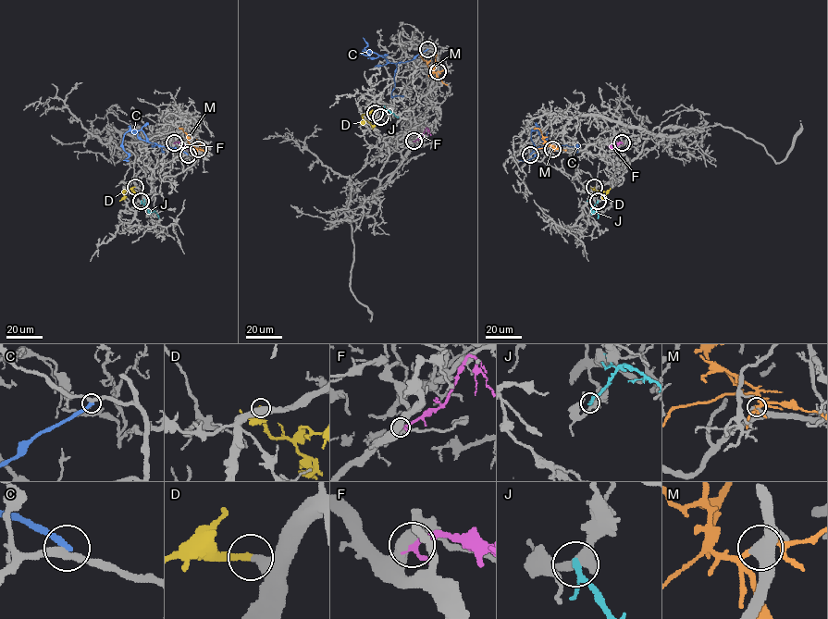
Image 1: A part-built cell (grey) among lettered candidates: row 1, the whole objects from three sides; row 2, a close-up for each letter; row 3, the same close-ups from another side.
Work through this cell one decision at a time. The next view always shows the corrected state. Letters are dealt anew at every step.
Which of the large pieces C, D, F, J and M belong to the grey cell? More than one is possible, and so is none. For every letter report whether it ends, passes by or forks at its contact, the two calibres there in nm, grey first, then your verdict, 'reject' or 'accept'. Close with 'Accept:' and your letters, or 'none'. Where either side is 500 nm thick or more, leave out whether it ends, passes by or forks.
C: it ends; calibres 280 and 320 nm; reject
D: it ends; calibres 440 and 280 nm; accept
F: calibres 550 and 200 nm; reject
J: it passes by; calibres 440 and 200 nm; reject
M: it passes by; calibres 440 and 190 nm; accept
Accept: D, M

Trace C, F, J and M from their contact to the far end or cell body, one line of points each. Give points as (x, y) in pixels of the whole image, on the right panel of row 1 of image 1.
C: (530, 154), (544, 144), (537, 129), (531, 134), (537, 153), (530, 159), (518, 160)
F: (622, 142), (609, 146), (616, 151)
J: (598, 201), (590, 210), (596, 211), (598, 218)
M: (552, 148), (544, 140), (541, 131), (534, 129)

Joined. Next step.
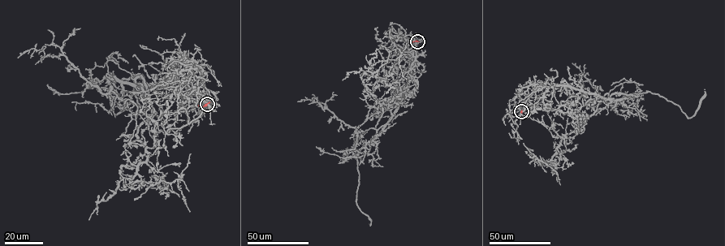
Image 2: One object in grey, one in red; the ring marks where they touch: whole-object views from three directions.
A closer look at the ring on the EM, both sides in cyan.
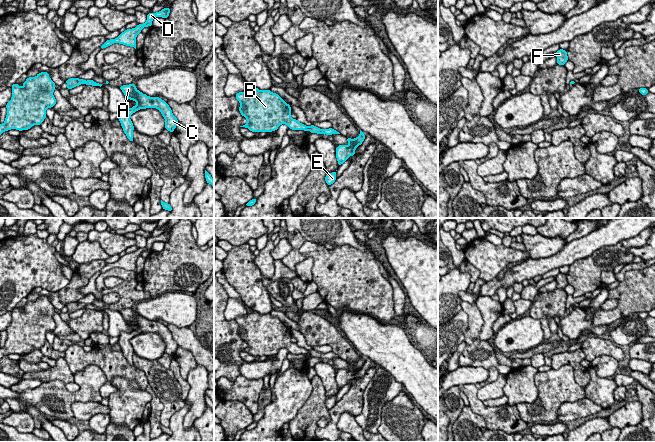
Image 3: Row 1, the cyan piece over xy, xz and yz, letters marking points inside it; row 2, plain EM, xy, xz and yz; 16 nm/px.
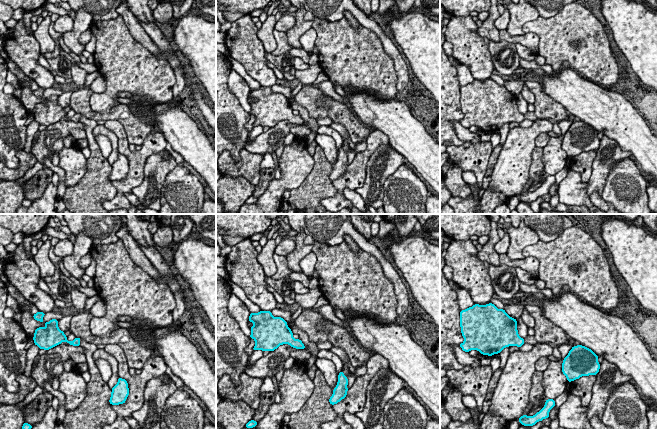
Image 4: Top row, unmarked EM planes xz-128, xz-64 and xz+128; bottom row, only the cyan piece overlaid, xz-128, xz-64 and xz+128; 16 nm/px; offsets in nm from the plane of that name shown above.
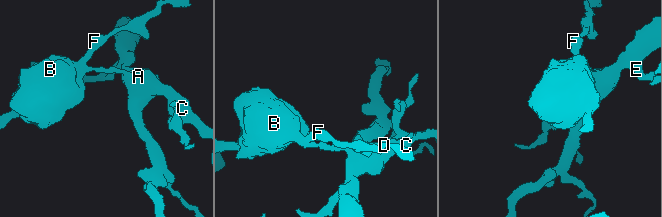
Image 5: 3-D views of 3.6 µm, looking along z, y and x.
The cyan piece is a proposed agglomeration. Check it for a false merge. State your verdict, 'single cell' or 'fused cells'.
fused cells

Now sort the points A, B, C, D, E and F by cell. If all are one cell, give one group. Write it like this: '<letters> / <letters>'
A C E / B D F

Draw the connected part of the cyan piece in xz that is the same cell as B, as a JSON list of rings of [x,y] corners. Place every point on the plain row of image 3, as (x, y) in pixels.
[[[252,311],[244,316],[238,316],[235,321],[241,328],[238,331],[241,339],[247,343],[247,347],[240,351],[248,352],[252,356],[261,357],[275,355],[281,348],[286,348],[292,354],[309,355],[308,350],[291,341],[291,330],[277,317],[272,317],[270,313],[259,314],[256,311]]]

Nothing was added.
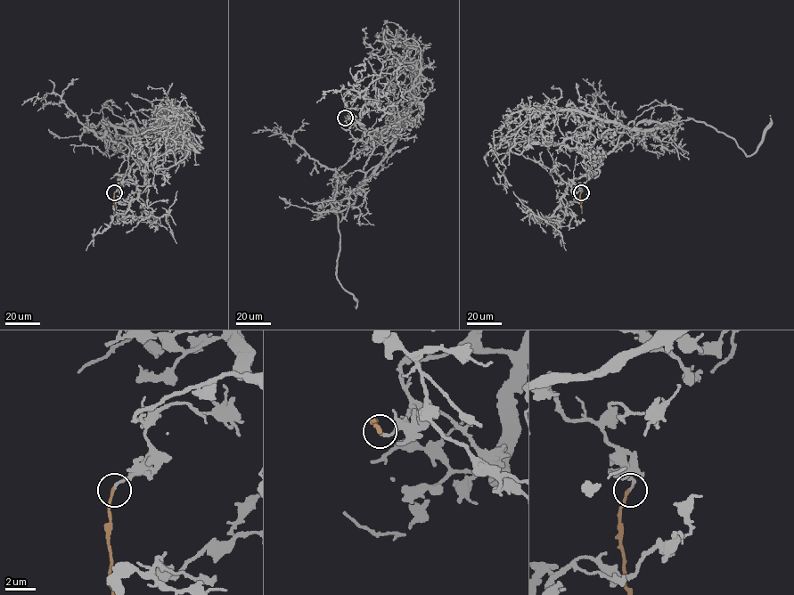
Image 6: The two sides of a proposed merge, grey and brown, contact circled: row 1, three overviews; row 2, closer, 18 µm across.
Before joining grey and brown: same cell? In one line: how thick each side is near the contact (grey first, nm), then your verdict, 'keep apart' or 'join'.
calibres 150 and 200 nm; join

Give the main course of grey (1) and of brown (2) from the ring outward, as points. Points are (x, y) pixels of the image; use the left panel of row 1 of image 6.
1: (114, 192), (143, 150), (132, 121), (157, 130), (168, 150), (190, 144), (153, 177)
2: (114, 192), (115, 213)

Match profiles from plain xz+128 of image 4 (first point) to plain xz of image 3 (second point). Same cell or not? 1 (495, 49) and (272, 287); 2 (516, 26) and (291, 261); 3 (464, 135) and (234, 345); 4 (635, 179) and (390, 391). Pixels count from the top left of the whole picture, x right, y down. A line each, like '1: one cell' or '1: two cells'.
1: one cell
2: one cell
3: two cells
4: two cells

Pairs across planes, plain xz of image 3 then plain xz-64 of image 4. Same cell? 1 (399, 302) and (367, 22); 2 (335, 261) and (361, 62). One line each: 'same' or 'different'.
1: same
2: same

